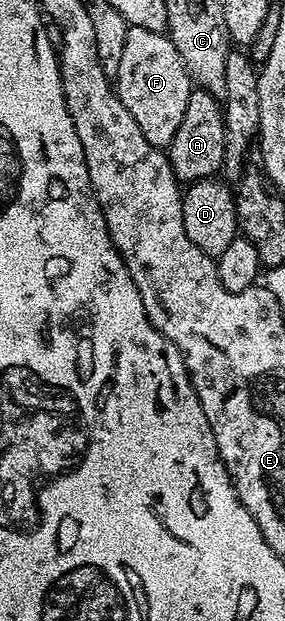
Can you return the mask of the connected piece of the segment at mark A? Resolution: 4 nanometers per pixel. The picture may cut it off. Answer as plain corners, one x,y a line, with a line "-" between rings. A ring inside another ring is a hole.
192,89
189,94
187,111
175,138
167,149
172,170
180,183
190,184
197,180
214,177
223,167
225,161
225,118
222,103
218,97
205,89

